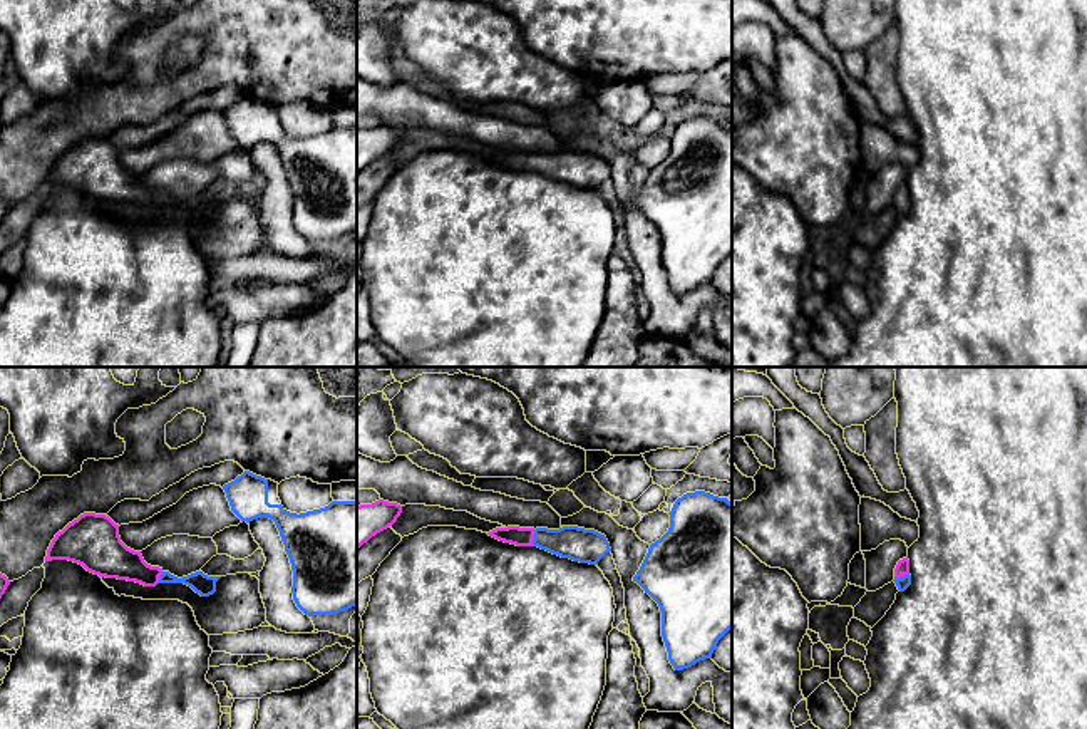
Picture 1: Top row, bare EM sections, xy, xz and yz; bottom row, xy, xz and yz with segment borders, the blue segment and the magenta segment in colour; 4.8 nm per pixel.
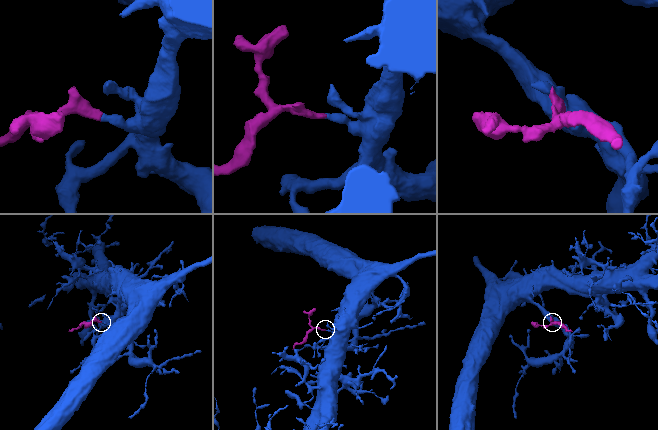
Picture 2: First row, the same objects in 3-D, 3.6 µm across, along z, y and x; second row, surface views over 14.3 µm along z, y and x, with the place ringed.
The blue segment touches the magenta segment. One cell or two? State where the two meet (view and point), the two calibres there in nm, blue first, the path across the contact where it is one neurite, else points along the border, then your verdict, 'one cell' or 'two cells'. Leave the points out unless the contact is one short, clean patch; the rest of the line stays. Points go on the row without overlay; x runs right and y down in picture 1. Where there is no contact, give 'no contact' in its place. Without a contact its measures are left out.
contact xz (535, 163); calibres 160 and 100 nm; way xz (582, 170), (535, 163), (521, 161); one cell

